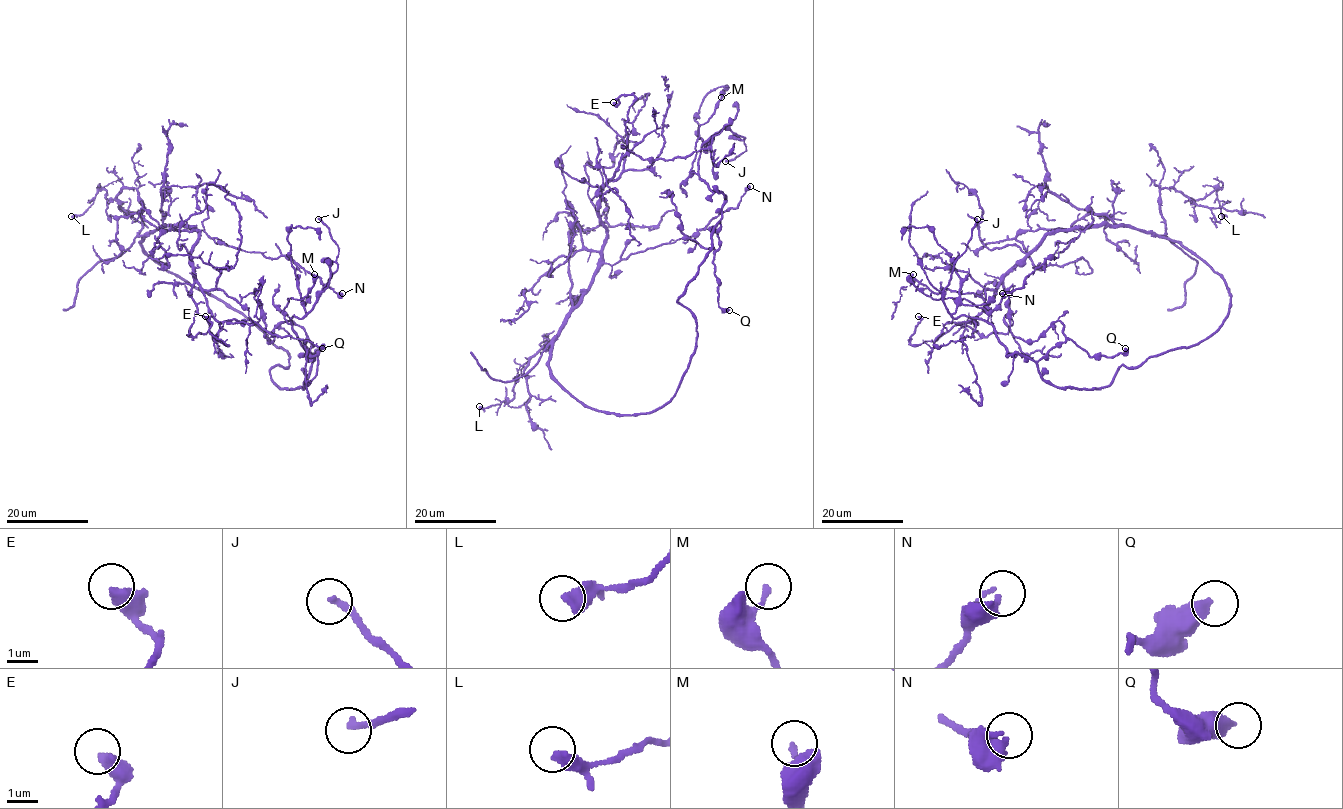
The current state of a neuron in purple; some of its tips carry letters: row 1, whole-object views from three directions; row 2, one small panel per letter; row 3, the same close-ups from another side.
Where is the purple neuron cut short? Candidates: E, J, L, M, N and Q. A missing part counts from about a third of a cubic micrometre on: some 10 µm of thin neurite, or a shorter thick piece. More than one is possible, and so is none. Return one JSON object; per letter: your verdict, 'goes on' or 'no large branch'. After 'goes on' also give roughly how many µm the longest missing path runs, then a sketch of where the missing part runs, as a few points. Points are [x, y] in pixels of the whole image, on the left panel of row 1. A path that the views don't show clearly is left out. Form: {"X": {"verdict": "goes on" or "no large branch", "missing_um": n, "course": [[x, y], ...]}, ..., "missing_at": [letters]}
{"E": {"verdict": "no large branch"}, "J": {"verdict": "no large branch"}, "L": {"verdict": "no large branch"}, "M": {"verdict": "no large branch"}, "N": {"verdict": "no large branch"}, "Q": {"verdict": "no large branch"}, "missing_at": []}

